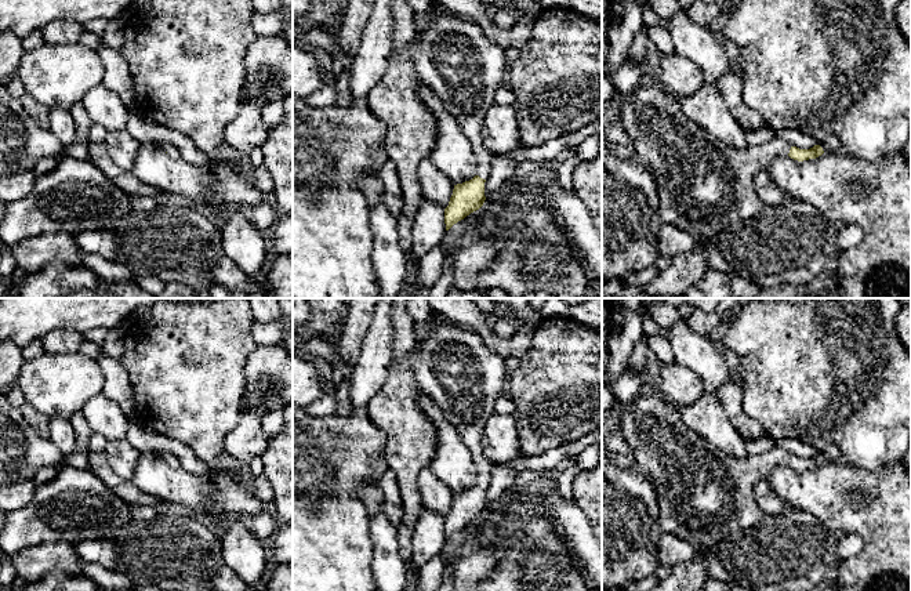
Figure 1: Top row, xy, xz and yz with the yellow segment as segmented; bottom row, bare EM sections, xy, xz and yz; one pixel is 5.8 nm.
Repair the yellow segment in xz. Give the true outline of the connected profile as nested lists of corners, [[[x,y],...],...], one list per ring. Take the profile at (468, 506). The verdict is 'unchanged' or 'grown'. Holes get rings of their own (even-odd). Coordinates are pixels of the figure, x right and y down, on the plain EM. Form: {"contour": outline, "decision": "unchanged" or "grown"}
{"contour": [[[406,298],[406,312],[414,324],[433,320],[431,333],[417,341],[415,380],[460,434],[472,453],[476,469],[476,485],[454,494],[444,518],[449,540],[486,510],[484,492],[491,476],[491,463],[483,454],[482,434],[497,399],[505,392],[508,373],[504,359],[484,344],[478,331],[443,319],[425,298]]], "decision": "grown"}

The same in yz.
{"contour": [[[643,389],[621,407],[618,428],[639,471],[654,478],[660,537],[674,534],[694,547],[714,548],[723,536],[756,525],[765,512],[755,500],[755,485],[774,467],[790,465],[803,471],[824,463],[820,454],[799,458],[776,446],[765,454],[744,458],[719,452],[692,431],[657,391]]], "decision": "grown"}

